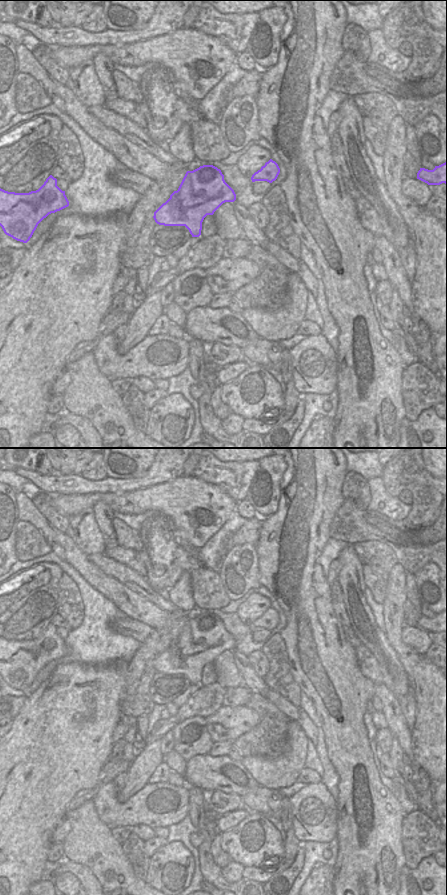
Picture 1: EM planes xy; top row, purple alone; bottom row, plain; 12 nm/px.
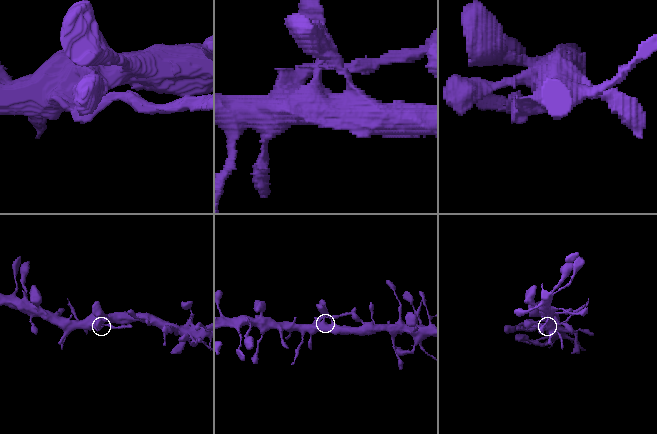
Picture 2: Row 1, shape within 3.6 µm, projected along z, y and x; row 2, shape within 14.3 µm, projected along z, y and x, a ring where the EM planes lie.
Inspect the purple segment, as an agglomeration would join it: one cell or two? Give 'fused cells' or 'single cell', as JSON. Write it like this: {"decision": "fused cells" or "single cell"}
{"decision": "single cell"}

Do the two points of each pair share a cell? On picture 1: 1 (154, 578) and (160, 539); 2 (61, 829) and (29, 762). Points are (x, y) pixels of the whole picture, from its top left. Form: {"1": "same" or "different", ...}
{"1": "same", "2": "different"}

